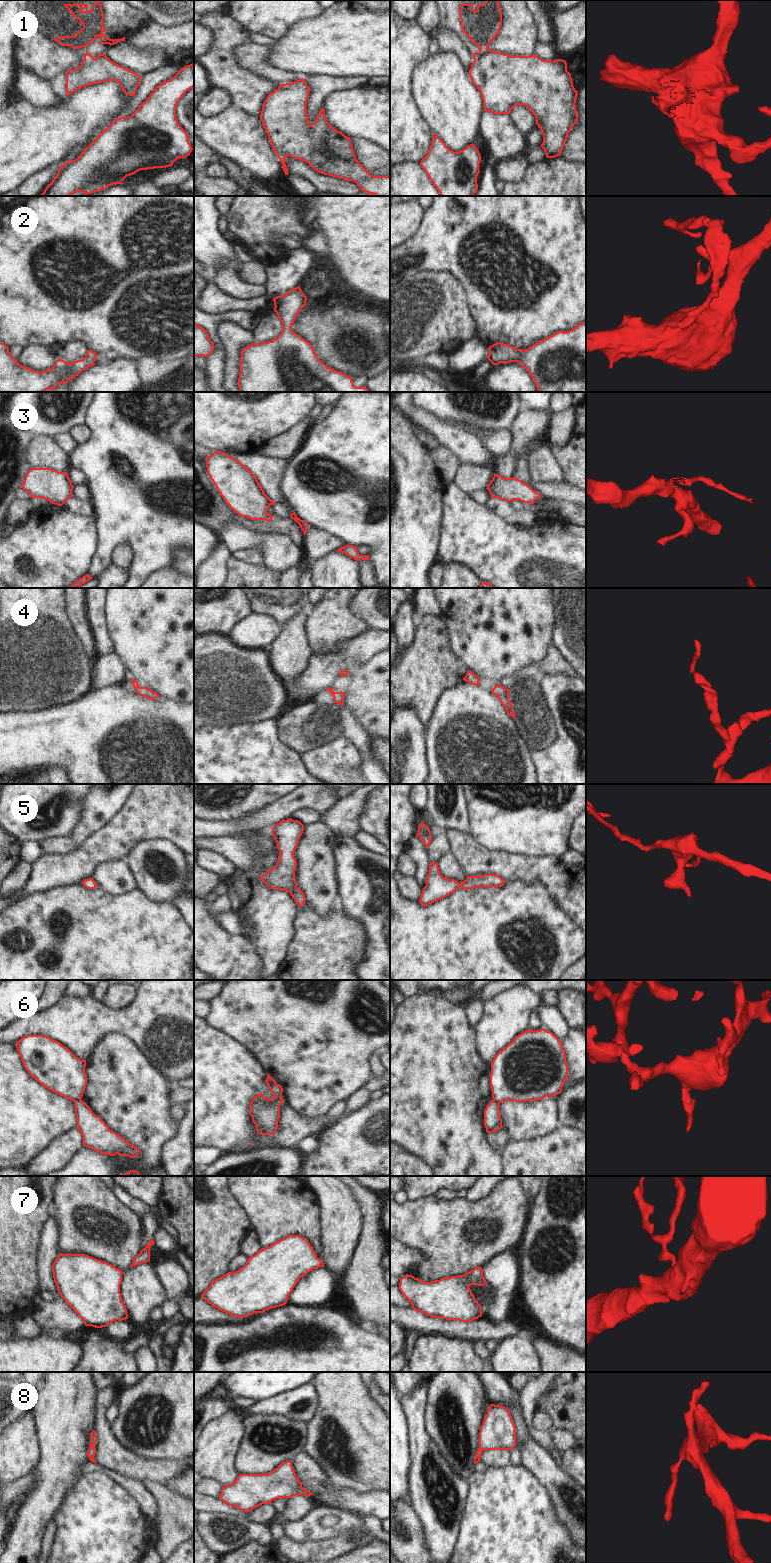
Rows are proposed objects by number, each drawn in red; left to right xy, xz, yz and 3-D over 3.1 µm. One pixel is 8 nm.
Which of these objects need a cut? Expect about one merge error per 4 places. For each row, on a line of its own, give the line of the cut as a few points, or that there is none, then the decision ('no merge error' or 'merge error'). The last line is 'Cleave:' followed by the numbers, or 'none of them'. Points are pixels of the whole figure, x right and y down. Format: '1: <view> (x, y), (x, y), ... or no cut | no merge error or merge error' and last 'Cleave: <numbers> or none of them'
1: yz (495, 51), (484, 53), (474, 60) | merge error
2: no cut | no merge error
3: xz (268, 498), (272, 504) | merge error
4: no cut | no merge error
5: no cut | no merge error
6: xy (80, 1099), (74, 1101) | merge error
7: no cut | no merge error
8: no cut | no merge error
Cleave: 1, 3, 6

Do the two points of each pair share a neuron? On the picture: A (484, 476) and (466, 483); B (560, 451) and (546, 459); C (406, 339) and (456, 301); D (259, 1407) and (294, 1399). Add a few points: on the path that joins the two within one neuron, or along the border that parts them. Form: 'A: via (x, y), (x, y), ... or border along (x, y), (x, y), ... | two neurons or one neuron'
A: via (480, 476), (470, 479) | one neuron
B: border along (548, 445), (562, 477) | two neurons
C: via (418, 327), (444, 303) | one neuron
D: via (268, 1406), (285, 1404) | one neuron

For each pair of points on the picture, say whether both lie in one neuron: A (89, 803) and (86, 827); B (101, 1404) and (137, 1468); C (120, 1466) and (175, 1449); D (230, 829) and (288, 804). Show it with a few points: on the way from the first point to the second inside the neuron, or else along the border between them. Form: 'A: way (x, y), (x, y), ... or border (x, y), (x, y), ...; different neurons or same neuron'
A: way (89, 809), (89, 821); same neuron
B: way (101, 1421), (105, 1440), (120, 1455); same neuron
C: border (123, 1447), (131, 1453), (148, 1459), (167, 1460); different neurons
D: way (244, 824), (258, 821), (274, 813); same neuron

